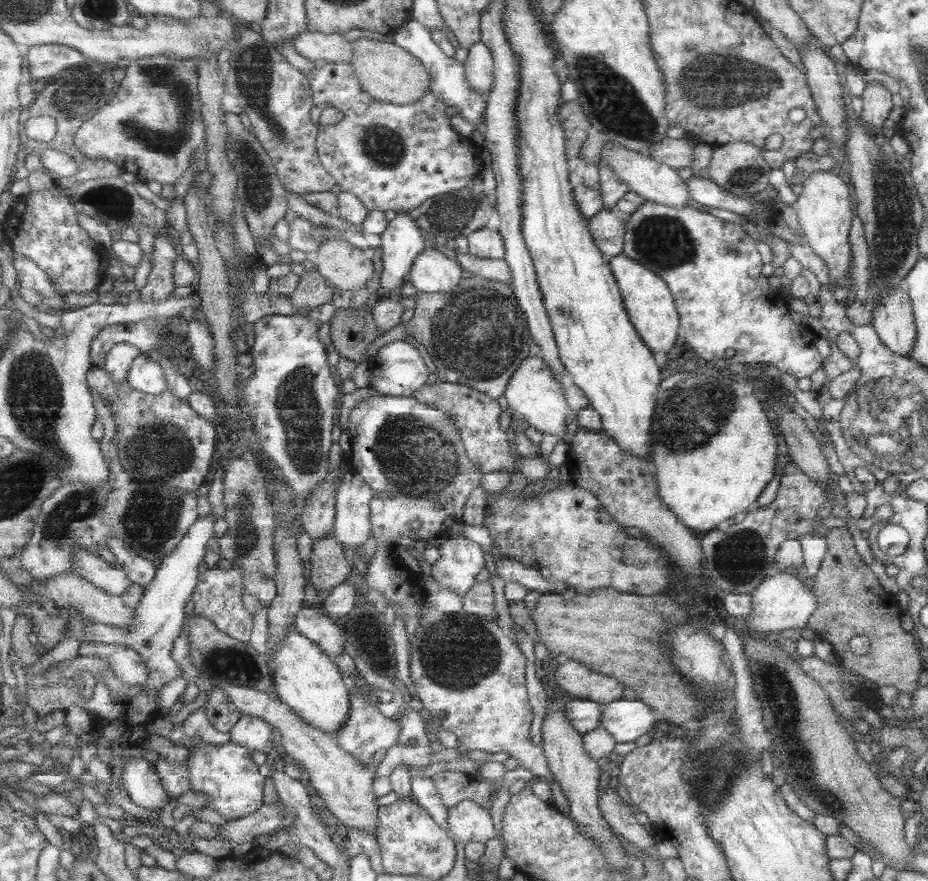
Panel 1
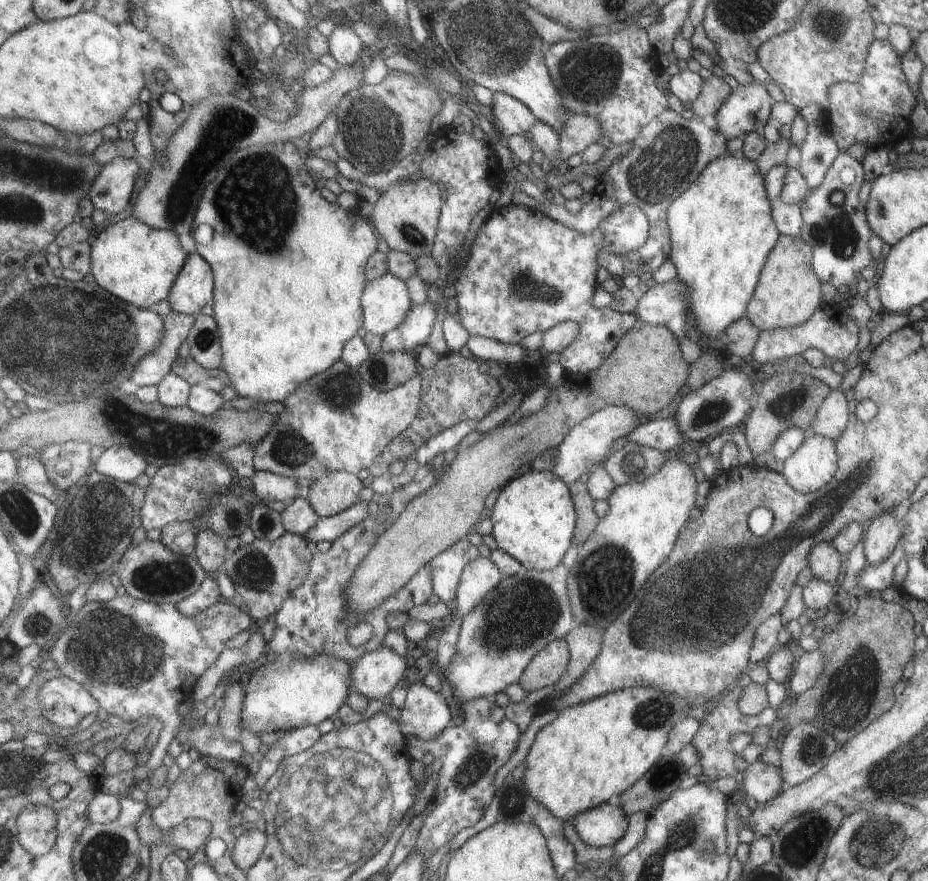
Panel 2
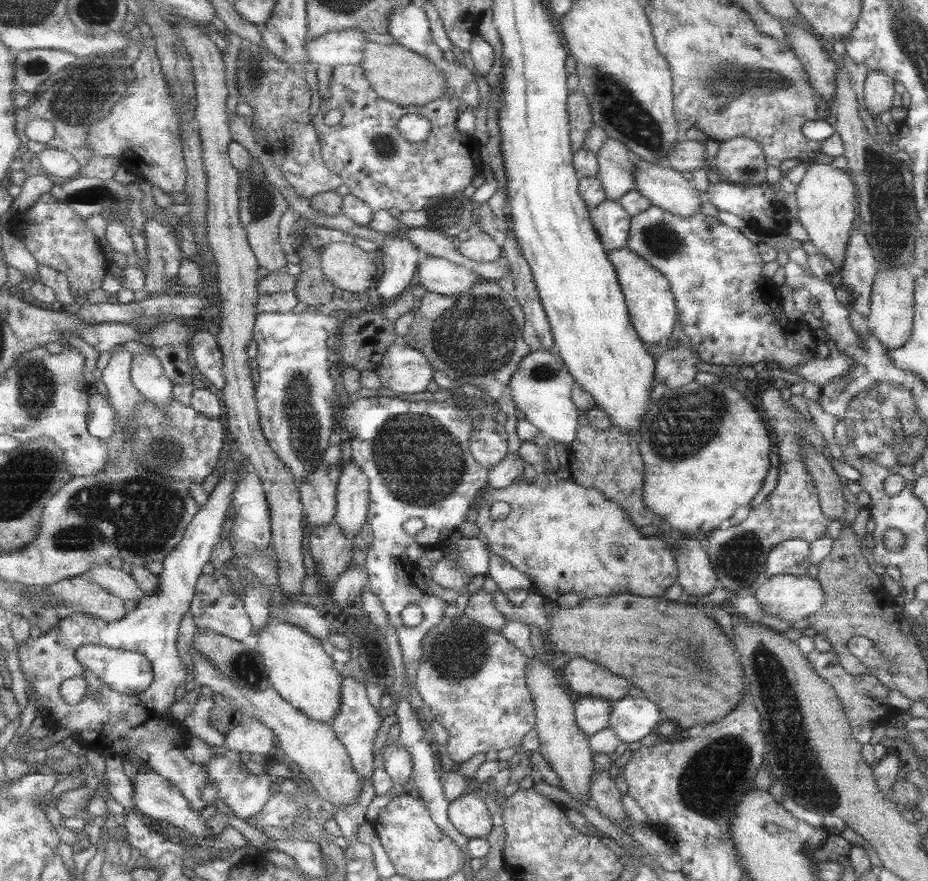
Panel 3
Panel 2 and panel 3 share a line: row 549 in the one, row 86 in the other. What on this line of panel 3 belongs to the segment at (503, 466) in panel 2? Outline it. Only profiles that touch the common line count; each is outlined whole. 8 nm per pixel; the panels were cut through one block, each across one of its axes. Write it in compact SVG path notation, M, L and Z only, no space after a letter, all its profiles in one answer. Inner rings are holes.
M367 42L361 66L373 87L373 92L403 107L423 106L446 95L447 77L444 71L440 70L429 57L399 45L397 42L390 45Z

